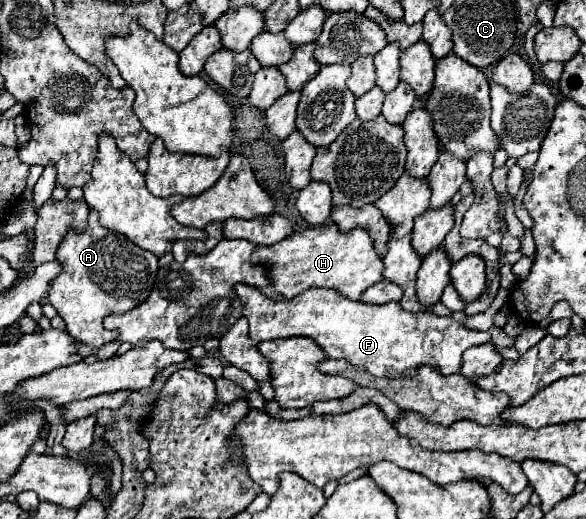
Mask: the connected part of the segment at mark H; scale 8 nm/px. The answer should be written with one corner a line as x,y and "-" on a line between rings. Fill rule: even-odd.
334,223
308,227
292,233
276,245
258,247
252,255
252,261
268,265
276,291
286,299
292,299
310,287
334,287
348,299
360,299
370,285
384,279
384,263
376,253
368,231
352,229
342,233

